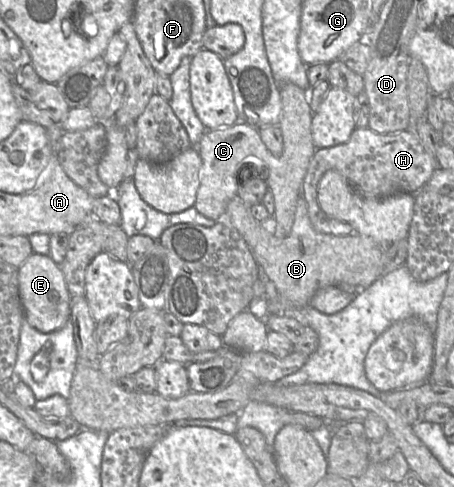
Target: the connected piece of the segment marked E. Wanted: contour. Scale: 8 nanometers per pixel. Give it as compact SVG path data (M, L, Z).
M33 252L18 269L18 284L24 318L32 328L41 333L52 333L68 322L71 296L59 265L49 256Z

